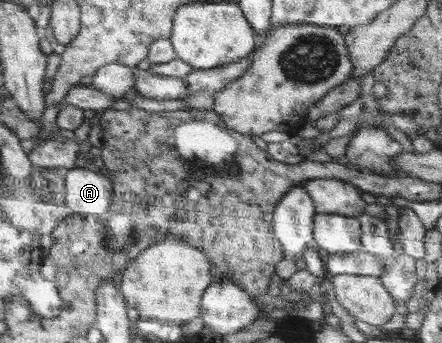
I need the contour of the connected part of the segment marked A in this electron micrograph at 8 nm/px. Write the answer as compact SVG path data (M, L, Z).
M86 168L64 171L65 203L73 213L103 215L113 199L113 183L100 172Z

